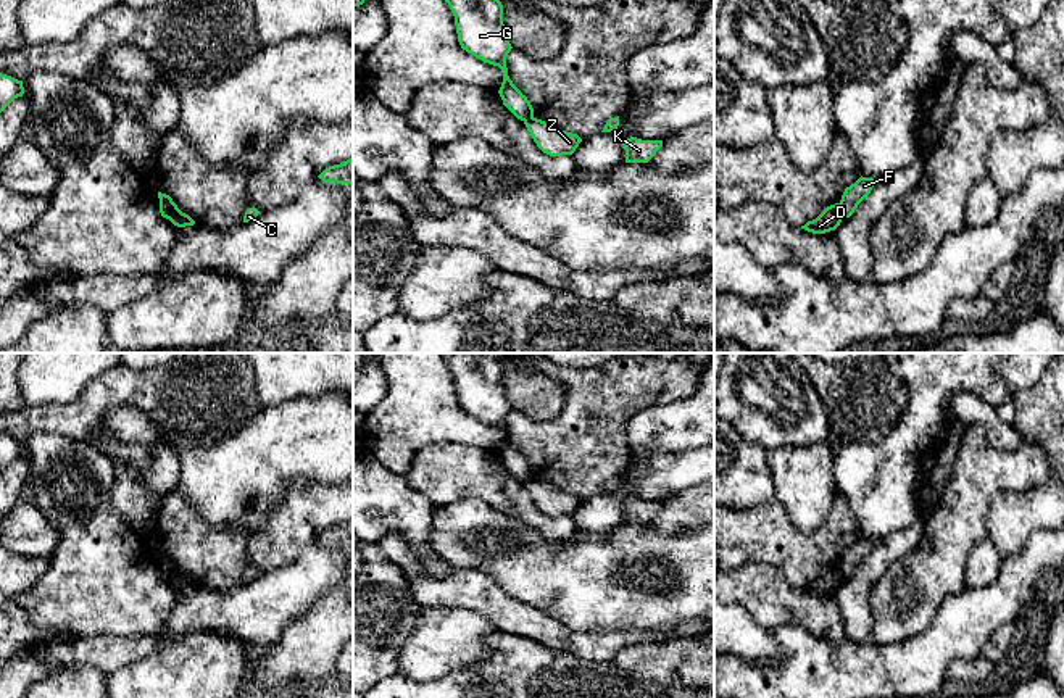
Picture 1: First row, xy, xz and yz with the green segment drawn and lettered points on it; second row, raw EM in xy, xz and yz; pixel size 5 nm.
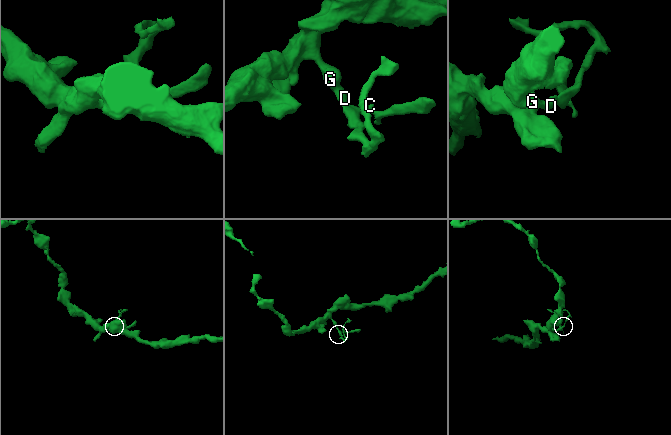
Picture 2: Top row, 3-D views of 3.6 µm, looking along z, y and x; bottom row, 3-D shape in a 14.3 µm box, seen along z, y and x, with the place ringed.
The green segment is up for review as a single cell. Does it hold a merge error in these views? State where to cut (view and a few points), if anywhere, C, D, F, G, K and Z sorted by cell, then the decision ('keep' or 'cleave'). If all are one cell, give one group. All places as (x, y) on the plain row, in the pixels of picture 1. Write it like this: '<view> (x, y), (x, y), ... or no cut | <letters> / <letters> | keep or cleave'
yz (839, 565), (843, 579) | C F K Z / D G | cleave

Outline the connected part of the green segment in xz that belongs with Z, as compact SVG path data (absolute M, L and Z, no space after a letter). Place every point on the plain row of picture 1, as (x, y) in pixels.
M542 480L524 484L537 508L550 517L572 516L582 500L577 495L561 492Z

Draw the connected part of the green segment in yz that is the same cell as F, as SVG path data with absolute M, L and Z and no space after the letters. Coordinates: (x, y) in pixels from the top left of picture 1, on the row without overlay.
M861 537L854 545L845 550L840 561L843 580L854 574L858 566L871 555L875 543L877 540Z

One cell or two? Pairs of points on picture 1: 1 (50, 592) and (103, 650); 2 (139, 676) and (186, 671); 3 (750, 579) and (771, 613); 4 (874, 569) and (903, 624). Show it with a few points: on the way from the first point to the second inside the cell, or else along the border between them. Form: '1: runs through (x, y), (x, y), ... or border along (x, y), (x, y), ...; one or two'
1: border along (129, 635), (76, 637); two
2: runs through (150, 676), (174, 674); one
3: runs through (758, 587), (771, 600), (771, 605); one
4: border along (906, 552), (874, 585), (871, 614); two

